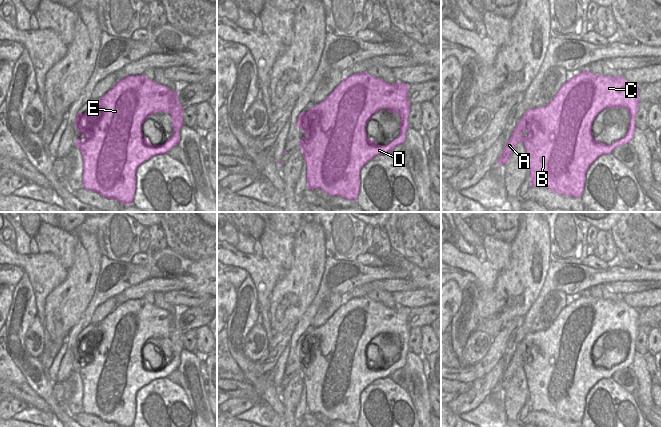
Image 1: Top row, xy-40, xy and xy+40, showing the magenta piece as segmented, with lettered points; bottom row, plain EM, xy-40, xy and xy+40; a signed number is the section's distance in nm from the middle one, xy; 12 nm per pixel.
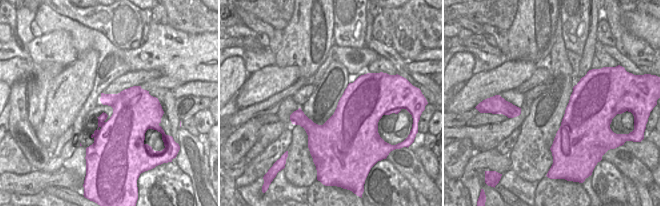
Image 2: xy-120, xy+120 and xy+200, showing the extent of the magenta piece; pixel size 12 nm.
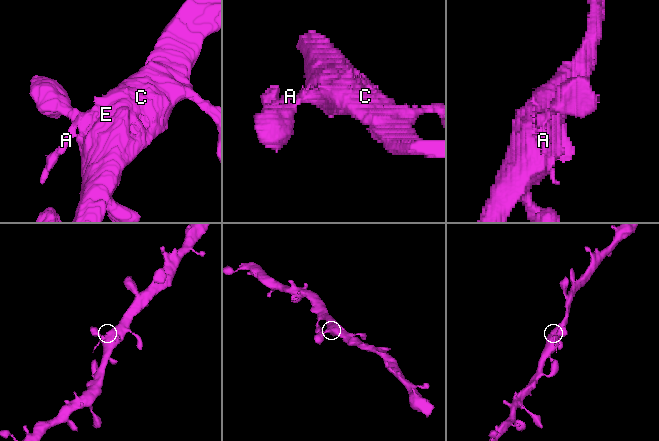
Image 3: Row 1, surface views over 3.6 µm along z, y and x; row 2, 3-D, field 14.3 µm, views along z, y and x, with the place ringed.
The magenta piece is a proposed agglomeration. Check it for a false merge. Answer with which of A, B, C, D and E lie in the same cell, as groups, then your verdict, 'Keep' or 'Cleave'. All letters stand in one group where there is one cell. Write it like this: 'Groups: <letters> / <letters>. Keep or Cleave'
Groups: A B C D E. Keep

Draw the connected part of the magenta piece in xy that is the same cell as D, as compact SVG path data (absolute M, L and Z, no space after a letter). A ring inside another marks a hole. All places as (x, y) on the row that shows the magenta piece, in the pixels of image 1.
M367 72L357 73L343 78L342 82L321 103L316 104L307 112L304 110L299 114L295 127L300 127L303 135L299 142L299 148L303 152L306 162L306 180L309 189L321 189L329 196L340 196L347 200L356 201L360 191L360 170L375 156L390 153L395 147L404 144L406 132L410 127L408 116L411 103L408 100L409 85L396 82L389 84L382 79L373 77ZM381 109L389 113L397 113L400 117L400 134L397 138L386 145L378 145L367 137L366 125L372 116Z

